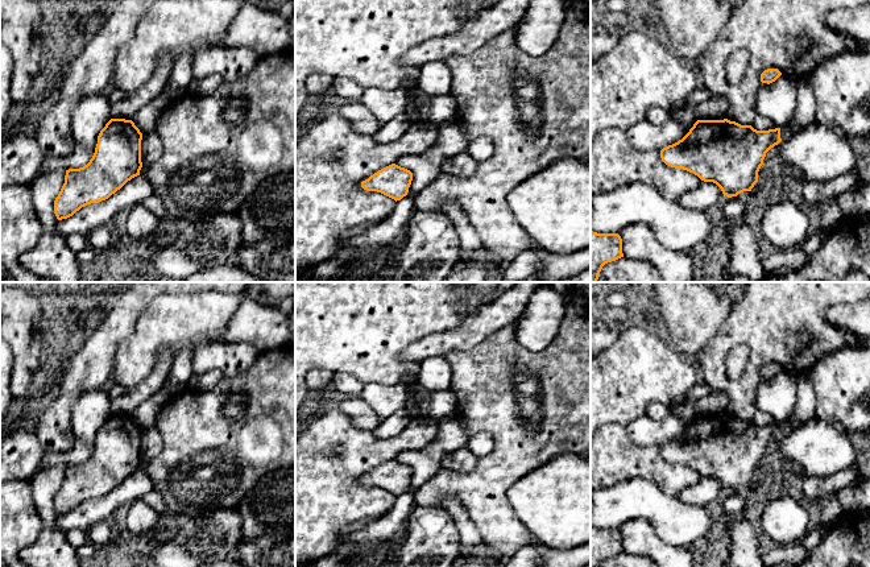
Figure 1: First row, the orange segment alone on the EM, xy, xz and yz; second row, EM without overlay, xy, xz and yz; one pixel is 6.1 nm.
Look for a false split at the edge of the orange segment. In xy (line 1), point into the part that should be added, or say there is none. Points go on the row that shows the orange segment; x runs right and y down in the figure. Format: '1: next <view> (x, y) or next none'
1: next none

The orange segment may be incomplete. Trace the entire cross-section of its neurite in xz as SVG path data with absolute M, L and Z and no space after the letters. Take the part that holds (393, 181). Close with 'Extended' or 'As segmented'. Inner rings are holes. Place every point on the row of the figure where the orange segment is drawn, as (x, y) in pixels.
M392 164L362 181L361 187L366 191L381 193L397 202L407 195L411 181L410 170Z. As segmented

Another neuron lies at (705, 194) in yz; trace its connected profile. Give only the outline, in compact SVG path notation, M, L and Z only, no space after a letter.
M704 182L692 191L683 194L678 203L685 208L708 212L722 195L721 189L713 182Z

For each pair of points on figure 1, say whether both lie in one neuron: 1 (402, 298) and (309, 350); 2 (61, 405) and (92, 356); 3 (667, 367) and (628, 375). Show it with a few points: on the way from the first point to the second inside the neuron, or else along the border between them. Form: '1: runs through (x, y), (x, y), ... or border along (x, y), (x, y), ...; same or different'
1: runs through (378, 298), (360, 298), (332, 326); same
2: runs through (67, 393), (74, 380), (86, 368); same
3: runs through (658, 371), (637, 371); same

